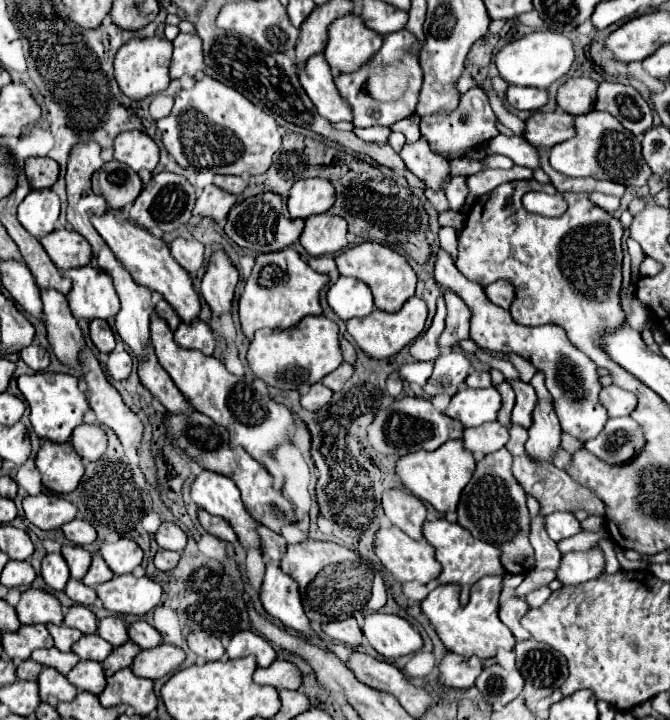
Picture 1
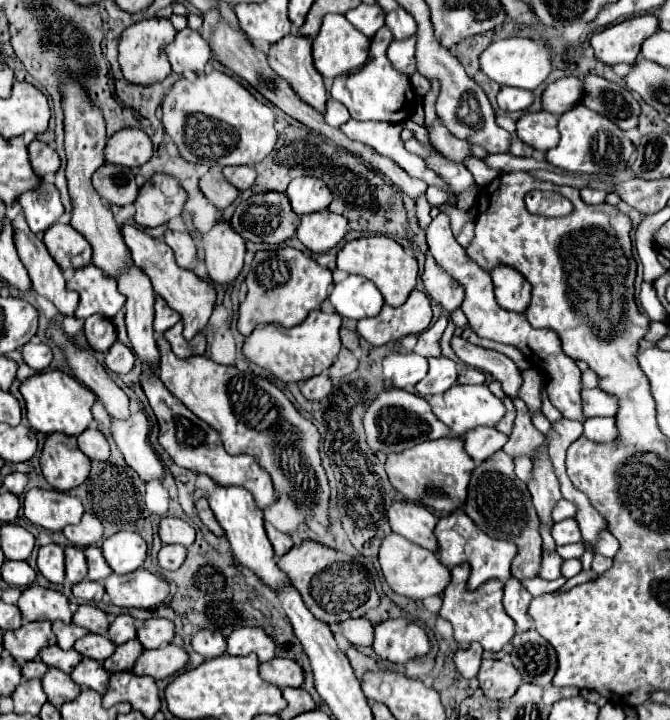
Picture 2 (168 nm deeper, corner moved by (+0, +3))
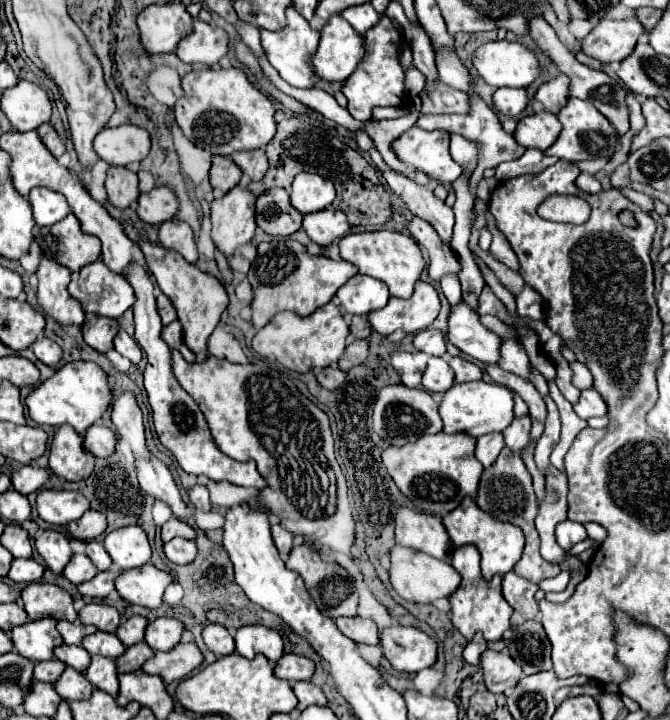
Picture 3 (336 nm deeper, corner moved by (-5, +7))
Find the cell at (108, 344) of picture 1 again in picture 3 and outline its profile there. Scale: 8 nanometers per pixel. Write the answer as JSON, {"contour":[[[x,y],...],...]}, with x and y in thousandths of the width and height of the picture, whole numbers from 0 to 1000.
{"contour":[[[133,435],[124,449],[124,471],[148,490],[160,490],[169,485],[169,471],[178,460],[178,449],[163,440]]]}

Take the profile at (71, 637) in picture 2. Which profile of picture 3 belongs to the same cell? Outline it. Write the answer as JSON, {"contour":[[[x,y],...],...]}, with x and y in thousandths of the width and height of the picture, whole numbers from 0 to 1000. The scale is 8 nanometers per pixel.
{"contour":[[[88,863],[88,865],[85,865],[85,874],[88,874],[88,879],[91,879],[91,885],[94,885],[94,890],[97,890],[100,896],[121,896],[121,888],[124,888],[127,882],[136,882],[136,879],[145,876],[142,871],[124,868],[121,863],[109,863],[109,865],[103,865],[103,863]]]}

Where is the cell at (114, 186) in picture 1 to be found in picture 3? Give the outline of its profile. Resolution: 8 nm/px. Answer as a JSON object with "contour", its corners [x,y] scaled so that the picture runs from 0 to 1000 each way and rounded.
{"contour":[[[163,232],[157,260],[160,260],[163,282],[175,290],[190,290],[207,276],[204,243],[190,232]]]}

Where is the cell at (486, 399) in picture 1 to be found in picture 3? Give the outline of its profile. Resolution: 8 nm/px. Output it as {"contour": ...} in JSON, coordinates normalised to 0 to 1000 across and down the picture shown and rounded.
{"contour":[[[724,529],[679,532],[670,543],[664,543],[655,576],[661,582],[661,601],[700,601],[703,607],[748,601],[766,585],[766,543]]]}

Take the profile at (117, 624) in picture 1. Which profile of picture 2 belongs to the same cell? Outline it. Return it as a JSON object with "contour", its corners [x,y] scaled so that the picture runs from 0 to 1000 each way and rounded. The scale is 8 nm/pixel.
{"contour":[[[176,854],[170,865],[161,874],[161,885],[173,893],[182,896],[194,888],[203,885],[203,871],[200,871],[200,857],[197,854]]]}

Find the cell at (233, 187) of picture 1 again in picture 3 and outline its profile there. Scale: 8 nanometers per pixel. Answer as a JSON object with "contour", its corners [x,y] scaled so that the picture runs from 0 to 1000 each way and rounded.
{"contour":[[[375,207],[366,213],[345,213],[345,221],[375,251],[390,251],[399,238],[399,218],[393,207]]]}

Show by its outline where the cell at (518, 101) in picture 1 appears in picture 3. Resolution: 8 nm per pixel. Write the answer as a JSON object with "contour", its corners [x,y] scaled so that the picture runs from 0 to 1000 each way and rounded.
{"contour":[[[742,124],[736,129],[736,149],[754,163],[772,163],[787,149],[787,129],[781,124]]]}

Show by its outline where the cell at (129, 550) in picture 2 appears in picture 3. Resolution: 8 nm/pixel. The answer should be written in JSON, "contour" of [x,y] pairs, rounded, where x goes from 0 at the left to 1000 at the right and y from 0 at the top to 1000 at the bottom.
{"contour":[[[204,729],[166,738],[154,754],[169,782],[181,790],[210,788],[225,776],[225,760],[219,751],[219,740]]]}

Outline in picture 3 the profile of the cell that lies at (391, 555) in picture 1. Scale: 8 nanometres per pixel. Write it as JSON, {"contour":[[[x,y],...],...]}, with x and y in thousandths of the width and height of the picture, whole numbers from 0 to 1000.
{"contour":[[[590,757],[584,763],[581,799],[584,799],[587,818],[613,838],[646,838],[658,829],[673,829],[688,810],[688,799],[670,782],[599,757]]]}

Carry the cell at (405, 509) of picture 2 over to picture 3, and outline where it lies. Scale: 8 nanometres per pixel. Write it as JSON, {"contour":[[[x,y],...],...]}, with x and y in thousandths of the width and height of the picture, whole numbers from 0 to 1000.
{"contour":[[[604,704],[590,715],[590,754],[631,765],[652,776],[664,776],[673,765],[667,735],[655,718]]]}

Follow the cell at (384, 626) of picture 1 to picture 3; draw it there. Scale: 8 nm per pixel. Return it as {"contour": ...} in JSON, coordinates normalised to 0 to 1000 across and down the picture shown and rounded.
{"contour":[[[587,868],[569,876],[572,907],[587,929],[622,935],[652,918],[652,893],[619,871]]]}

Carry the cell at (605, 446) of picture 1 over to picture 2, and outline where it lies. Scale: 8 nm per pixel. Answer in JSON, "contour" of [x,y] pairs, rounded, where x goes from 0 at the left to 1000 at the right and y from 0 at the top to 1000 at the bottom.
{"contour":[[[887,579],[872,588],[872,607],[890,615],[913,615],[919,613],[922,596],[916,579]]]}

